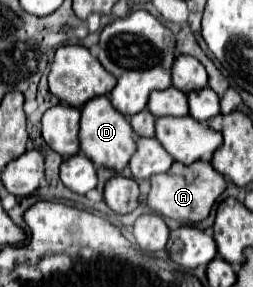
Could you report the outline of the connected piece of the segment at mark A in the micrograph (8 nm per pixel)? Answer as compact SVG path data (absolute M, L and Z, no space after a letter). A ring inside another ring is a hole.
M202 159L194 165L182 165L176 161L166 173L150 177L150 183L152 183L152 189L146 199L148 207L156 215L170 217L182 223L200 223L202 219L206 219L210 215L212 205L226 189L224 177L218 171L214 171L214 167L208 161L202 161Z

